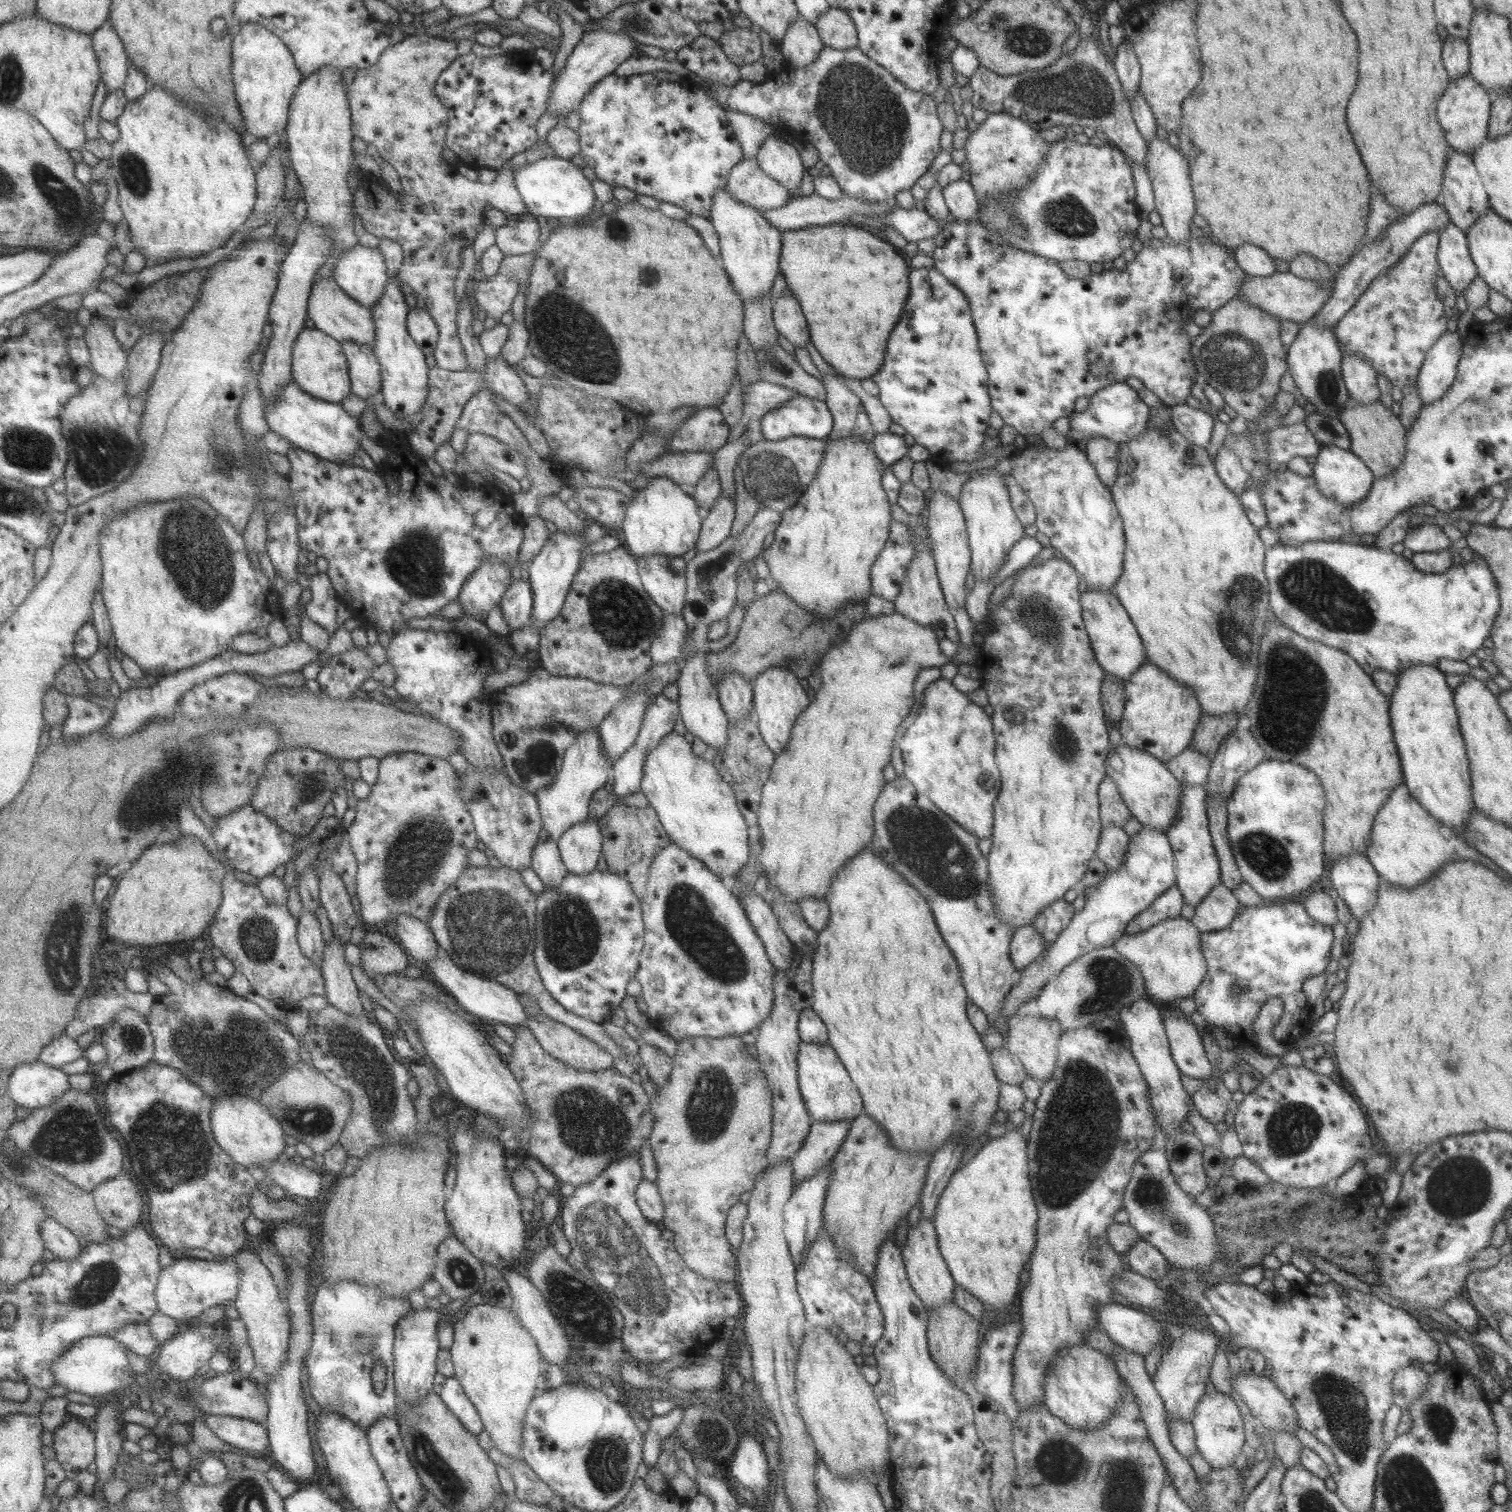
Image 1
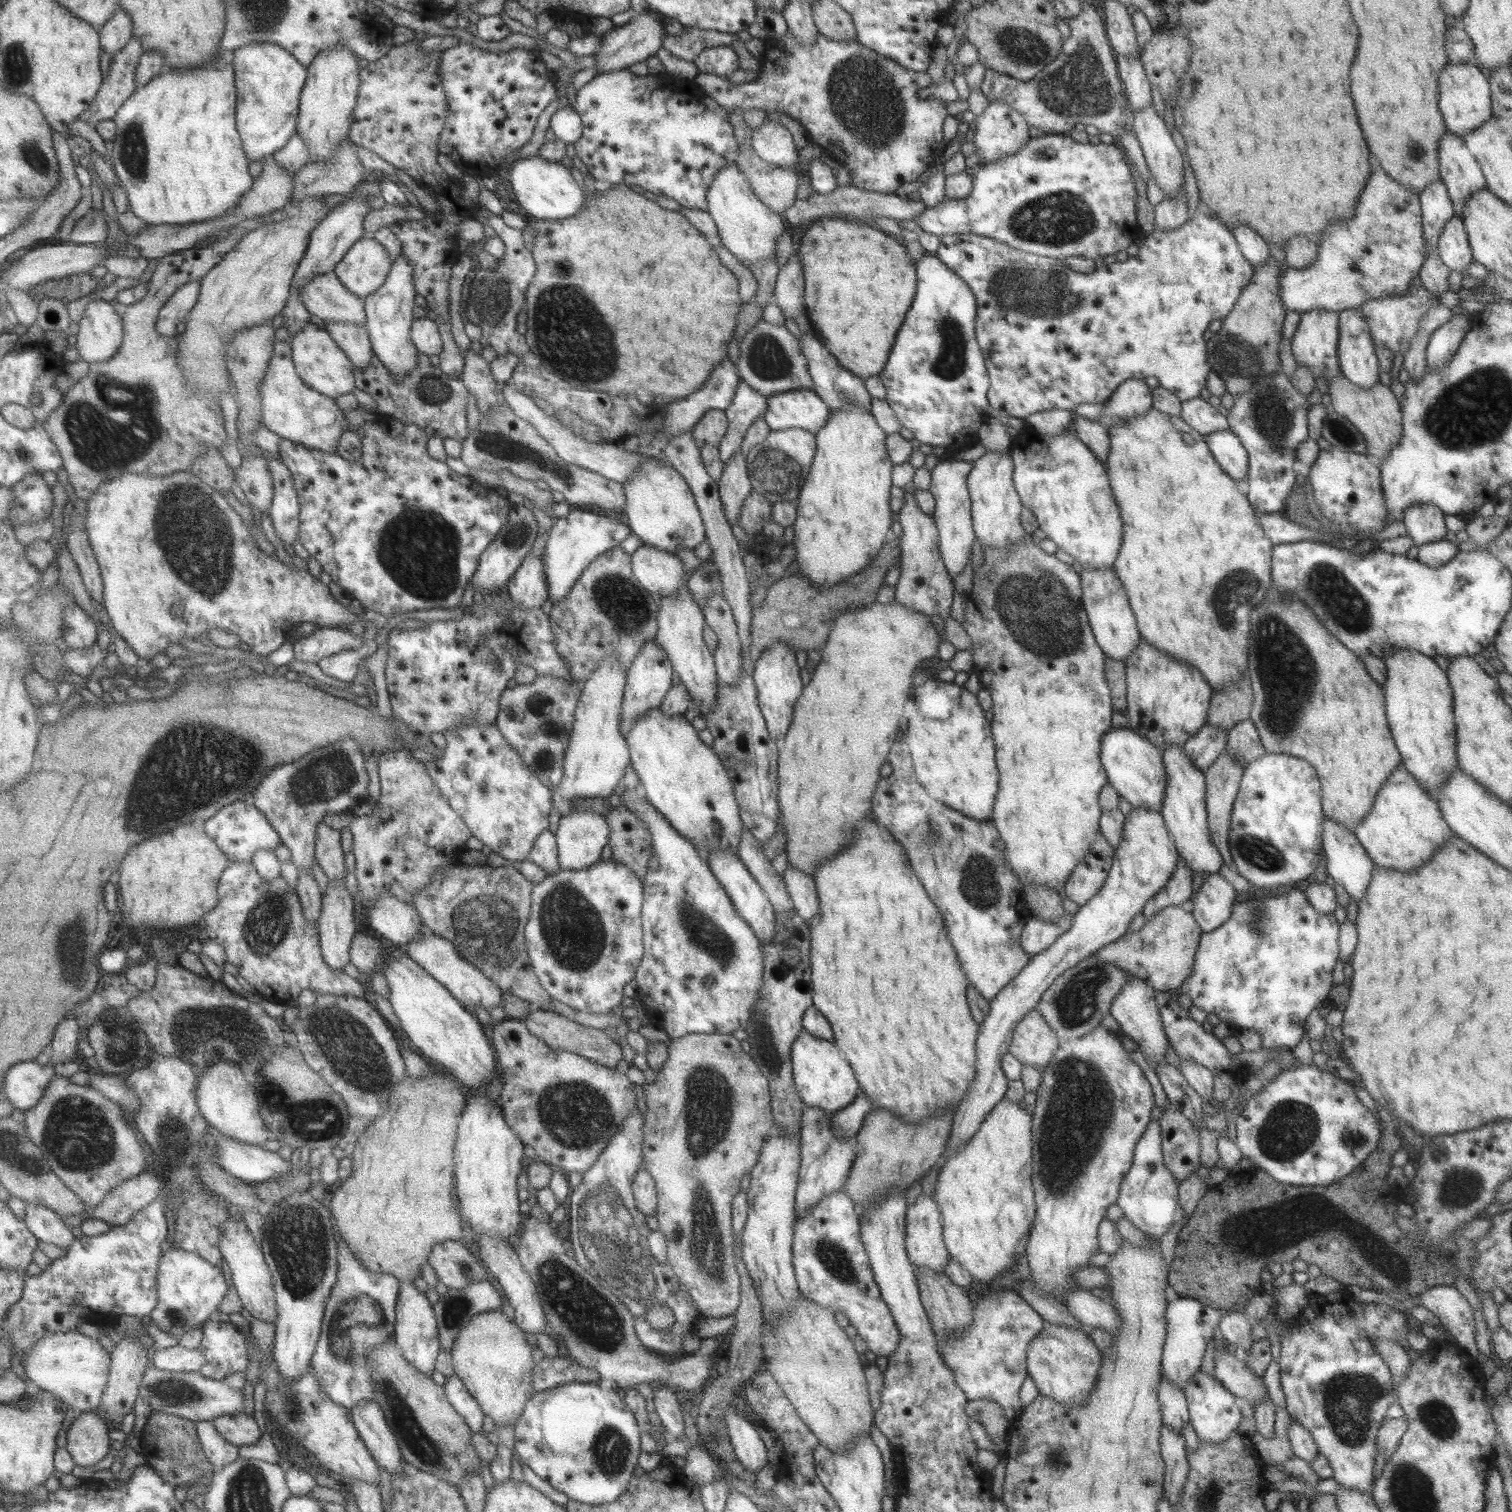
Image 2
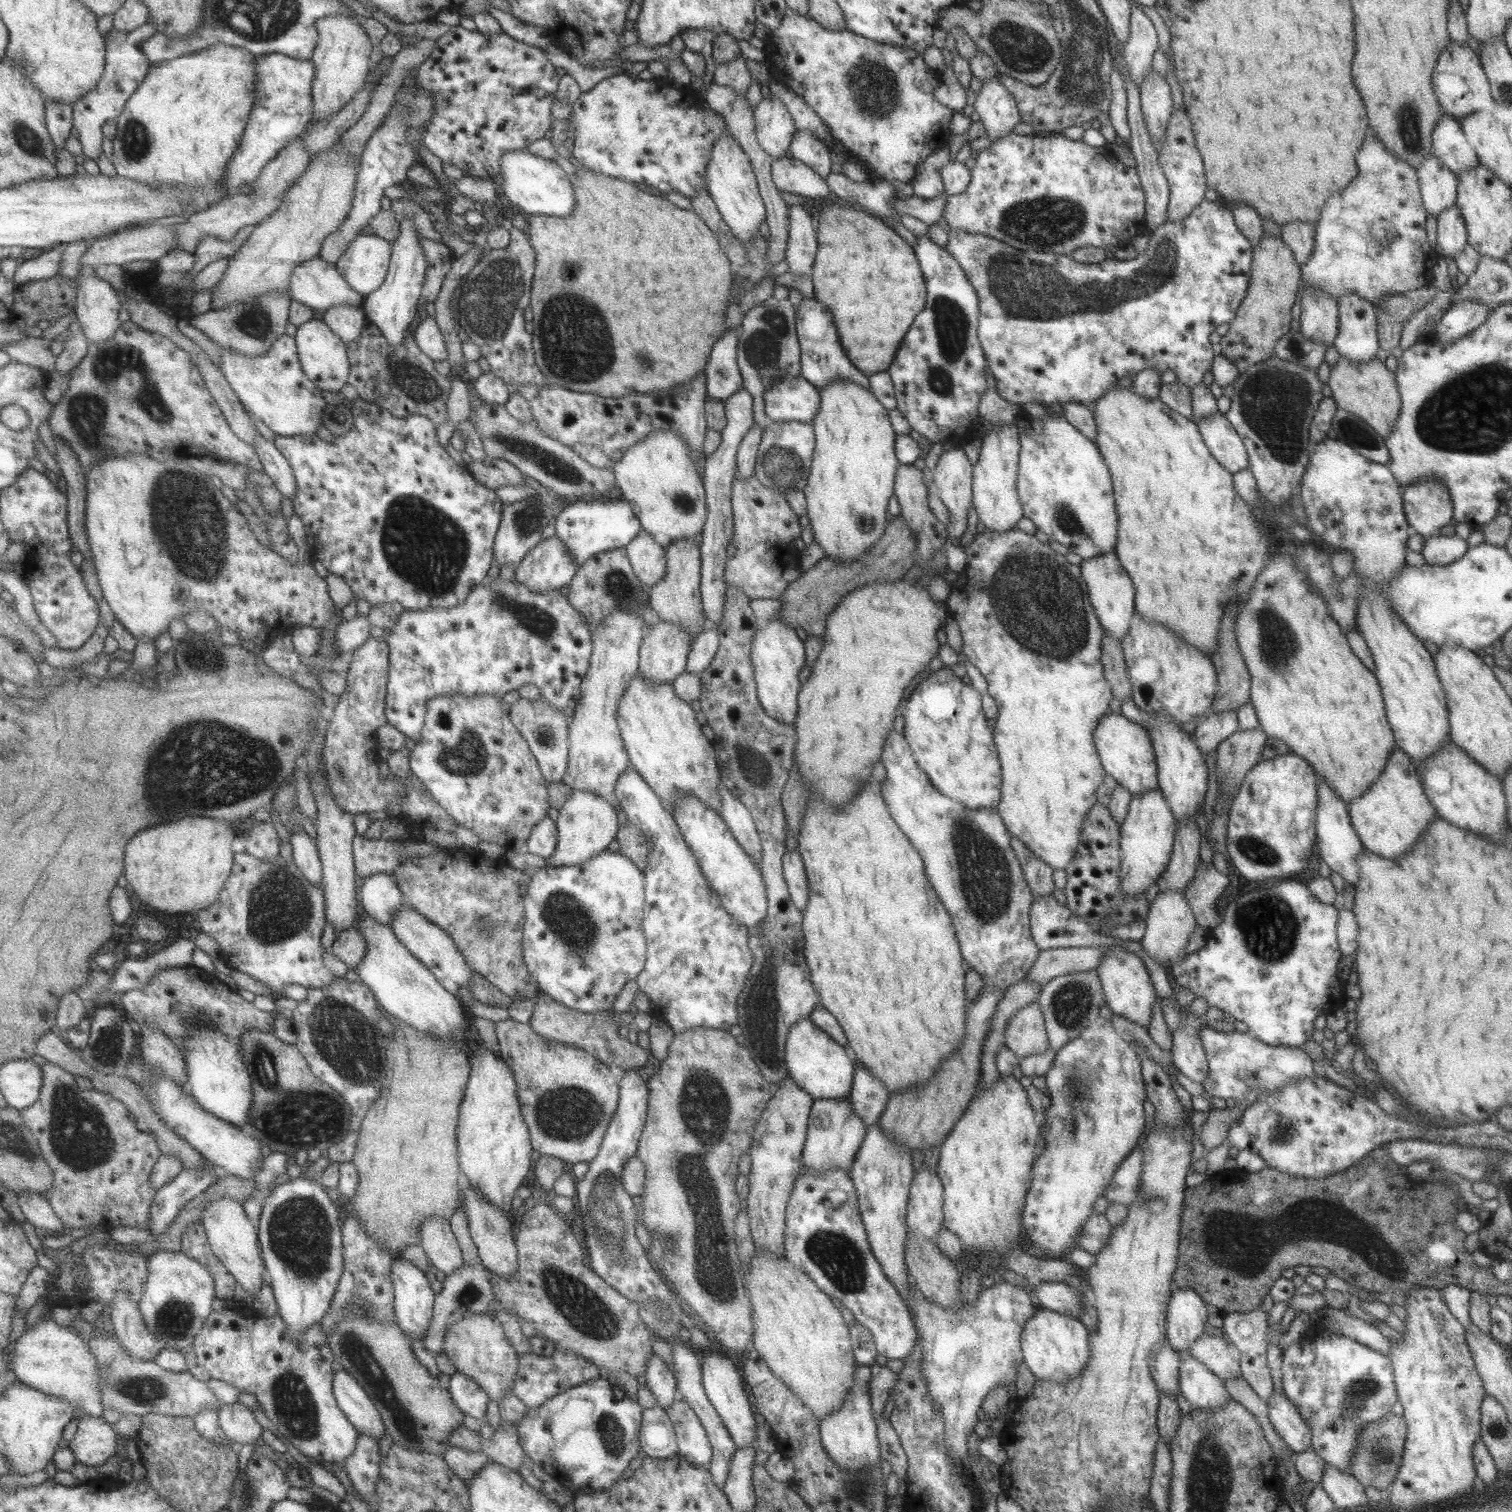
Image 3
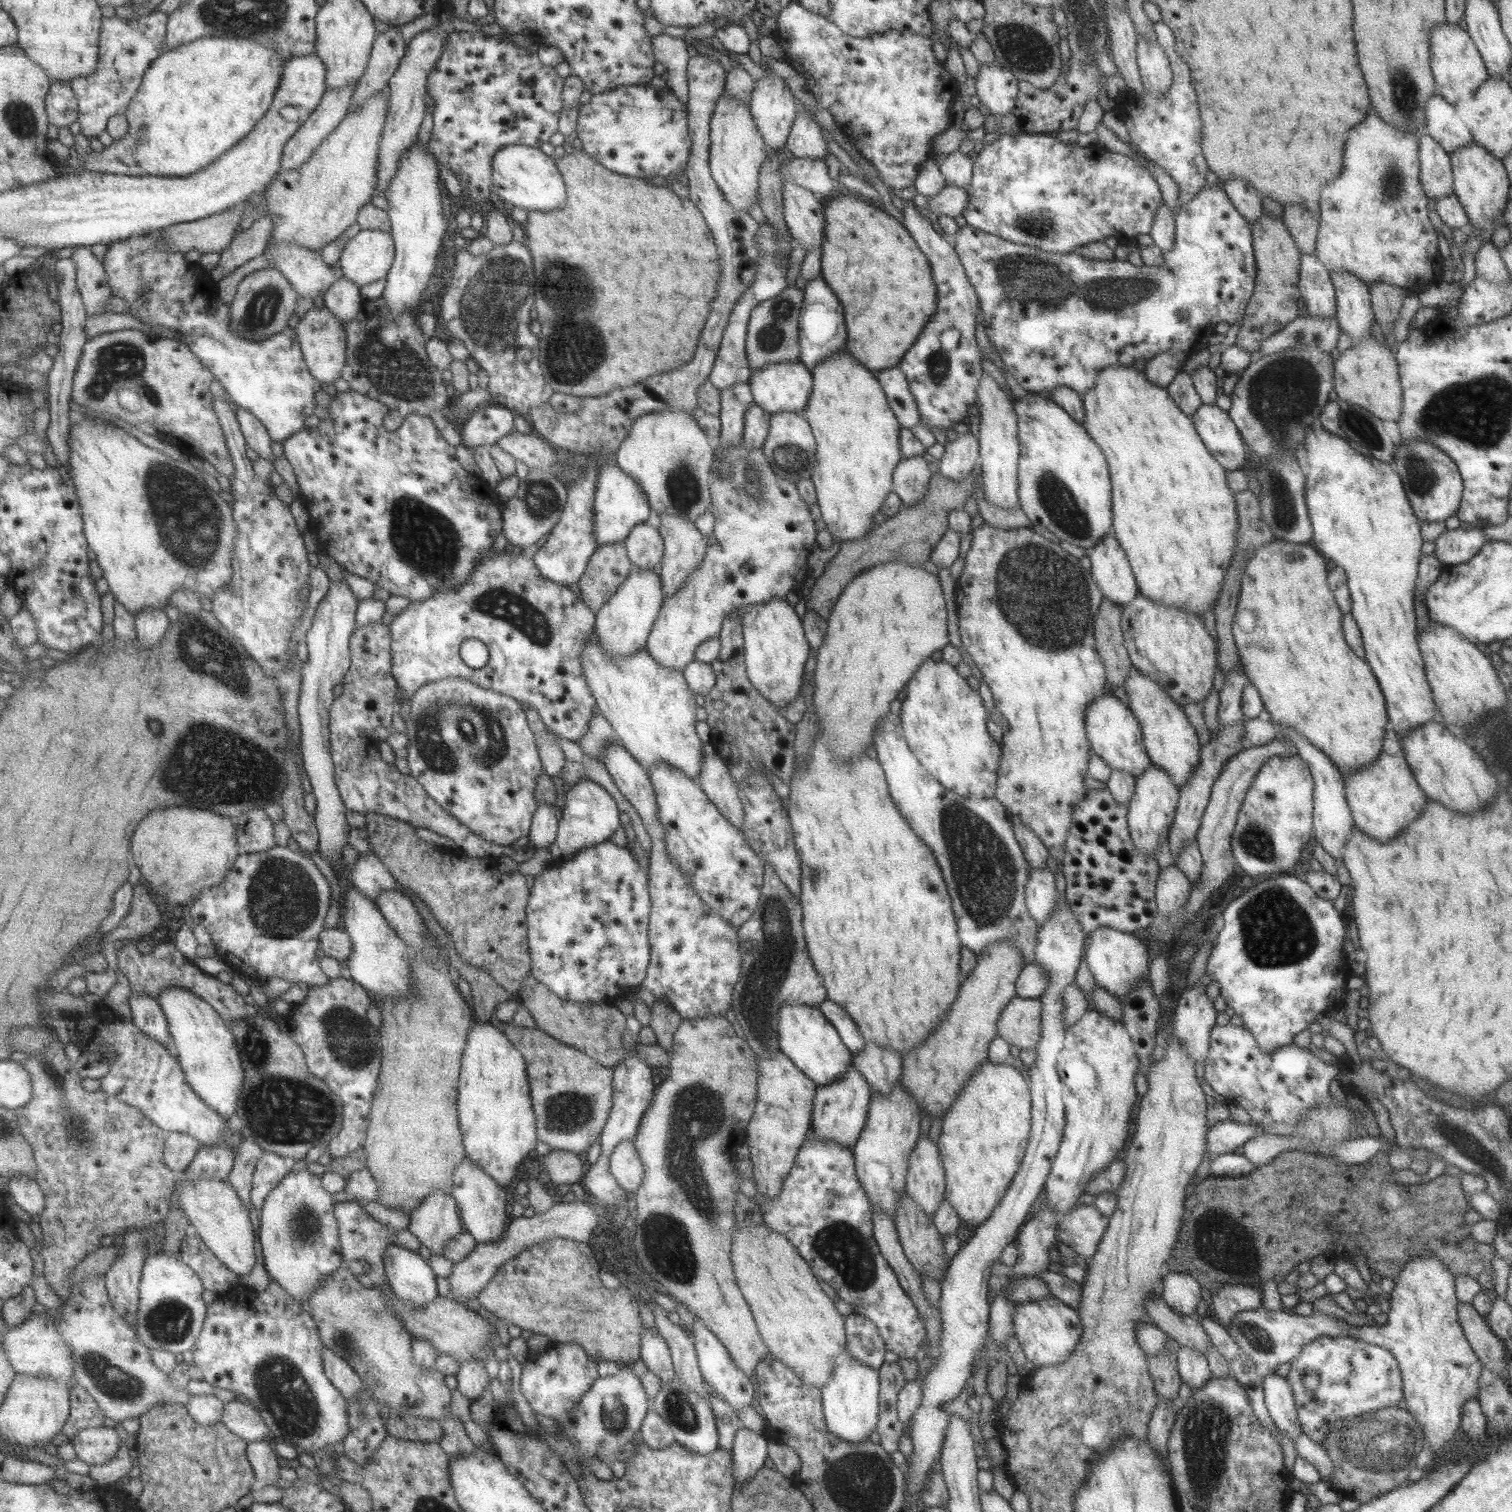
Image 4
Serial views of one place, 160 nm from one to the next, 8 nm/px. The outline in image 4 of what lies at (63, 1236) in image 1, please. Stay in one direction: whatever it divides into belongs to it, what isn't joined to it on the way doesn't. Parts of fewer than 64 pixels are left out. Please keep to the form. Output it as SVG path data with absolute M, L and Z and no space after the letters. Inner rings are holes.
M14 1176L9 1182L8 1193L16 1204L33 1217L41 1217L47 1209L46 1194L35 1178Z

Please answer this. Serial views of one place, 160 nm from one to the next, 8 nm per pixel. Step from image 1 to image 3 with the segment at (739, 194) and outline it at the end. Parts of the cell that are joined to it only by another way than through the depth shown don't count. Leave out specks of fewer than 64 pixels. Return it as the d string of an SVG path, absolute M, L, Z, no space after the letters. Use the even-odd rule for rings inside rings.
M740 55L731 62L715 62L714 67L713 85L732 88L739 97L746 97L751 76L745 67L745 58ZM785 156L773 159L770 166L771 181L778 192L789 192L810 198L829 194L826 181L813 173L810 167L796 158Z

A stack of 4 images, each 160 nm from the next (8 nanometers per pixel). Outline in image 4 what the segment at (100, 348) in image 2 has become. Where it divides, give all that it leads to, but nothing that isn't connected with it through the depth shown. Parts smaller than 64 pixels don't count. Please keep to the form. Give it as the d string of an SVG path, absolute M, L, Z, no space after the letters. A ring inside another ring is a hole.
M87 246L73 248L72 257L78 266L78 287L88 316L103 314L106 304L114 297L104 261L97 260Z

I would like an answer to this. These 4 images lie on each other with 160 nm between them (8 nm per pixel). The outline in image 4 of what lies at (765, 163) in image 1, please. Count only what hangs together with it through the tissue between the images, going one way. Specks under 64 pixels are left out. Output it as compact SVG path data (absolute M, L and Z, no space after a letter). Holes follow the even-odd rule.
M772 73L752 82L749 113L768 149L783 150L798 103L780 77Z

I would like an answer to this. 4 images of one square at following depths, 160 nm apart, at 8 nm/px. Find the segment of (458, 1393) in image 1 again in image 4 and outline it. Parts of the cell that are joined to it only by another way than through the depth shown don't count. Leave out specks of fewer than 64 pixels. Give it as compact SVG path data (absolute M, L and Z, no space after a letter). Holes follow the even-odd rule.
M476 1356L470 1358L469 1362L459 1365L459 1370L454 1374L456 1378L456 1389L467 1399L477 1400L485 1392L489 1378L485 1372L484 1358Z

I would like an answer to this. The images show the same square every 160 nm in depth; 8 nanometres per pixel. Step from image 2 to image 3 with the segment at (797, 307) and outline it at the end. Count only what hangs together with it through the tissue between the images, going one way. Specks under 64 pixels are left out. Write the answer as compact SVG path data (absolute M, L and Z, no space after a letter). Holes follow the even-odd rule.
M801 204L789 205L786 250L786 272L809 276L812 274L814 256L817 251L815 228L811 225L811 215Z

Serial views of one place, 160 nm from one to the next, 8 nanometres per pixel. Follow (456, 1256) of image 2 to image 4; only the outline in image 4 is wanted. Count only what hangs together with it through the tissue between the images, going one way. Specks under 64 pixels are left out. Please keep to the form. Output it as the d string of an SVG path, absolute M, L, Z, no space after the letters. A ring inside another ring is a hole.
M440 1190L429 1192L410 1219L408 1231L437 1256L444 1256L446 1244L463 1230L455 1200Z

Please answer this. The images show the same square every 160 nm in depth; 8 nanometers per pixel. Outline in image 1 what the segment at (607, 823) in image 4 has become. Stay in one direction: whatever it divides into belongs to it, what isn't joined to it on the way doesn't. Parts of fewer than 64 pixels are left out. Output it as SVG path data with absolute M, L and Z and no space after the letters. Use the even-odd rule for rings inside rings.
M577 822L556 840L560 860L568 873L589 874L601 856L602 829L596 822Z

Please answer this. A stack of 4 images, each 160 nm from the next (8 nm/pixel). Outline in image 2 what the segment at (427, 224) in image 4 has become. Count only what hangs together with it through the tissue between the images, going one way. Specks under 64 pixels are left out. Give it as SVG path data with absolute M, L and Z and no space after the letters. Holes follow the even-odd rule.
M400 254L393 259L392 269L385 277L384 284L375 293L364 298L364 313L367 315L364 327L370 340L372 354L380 359L380 363L397 381L403 381L405 374L416 367L419 356L419 351L411 339L411 326L414 320L411 308L415 306L413 296L416 294L412 280L412 267L407 258Z

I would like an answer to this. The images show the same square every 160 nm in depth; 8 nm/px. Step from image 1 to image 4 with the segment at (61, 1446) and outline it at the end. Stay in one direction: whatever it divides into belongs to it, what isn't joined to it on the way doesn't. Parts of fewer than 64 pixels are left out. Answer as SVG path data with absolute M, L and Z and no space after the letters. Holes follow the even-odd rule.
M101 1425L81 1430L71 1441L75 1445L78 1458L93 1466L109 1462L118 1453L122 1438L115 1427Z

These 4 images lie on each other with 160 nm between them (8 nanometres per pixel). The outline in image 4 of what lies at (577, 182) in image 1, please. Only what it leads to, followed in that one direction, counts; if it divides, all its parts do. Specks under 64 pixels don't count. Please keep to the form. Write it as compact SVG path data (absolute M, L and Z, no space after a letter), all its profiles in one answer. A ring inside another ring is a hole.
M506 145L497 150L491 158L491 187L495 194L509 207L524 208L525 210L559 210L566 201L566 188L552 156L545 155L541 149L524 145Z

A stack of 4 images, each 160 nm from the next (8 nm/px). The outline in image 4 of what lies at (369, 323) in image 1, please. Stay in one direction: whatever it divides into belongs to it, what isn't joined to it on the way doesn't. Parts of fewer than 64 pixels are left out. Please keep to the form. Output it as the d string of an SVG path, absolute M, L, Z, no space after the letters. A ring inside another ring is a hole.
M270 243L267 251L272 254L276 267L305 298L324 296L340 279L333 266L323 260L321 251L295 243Z

